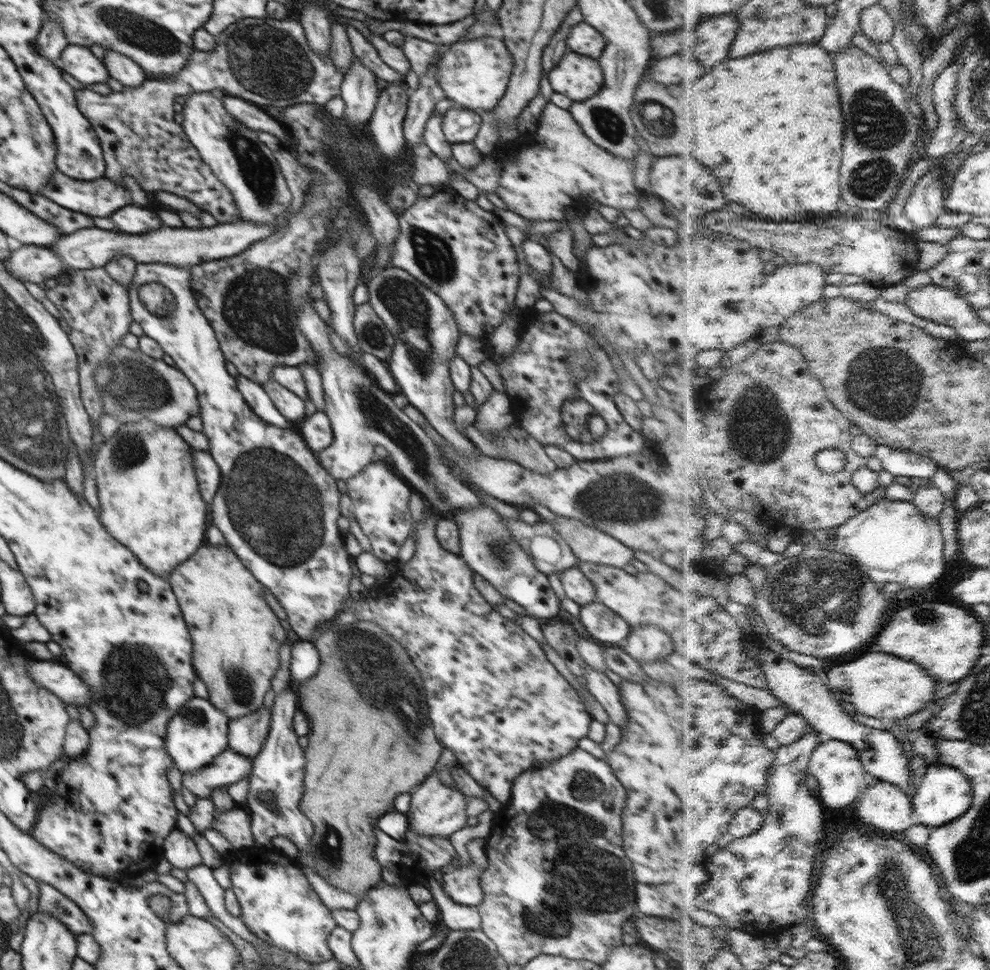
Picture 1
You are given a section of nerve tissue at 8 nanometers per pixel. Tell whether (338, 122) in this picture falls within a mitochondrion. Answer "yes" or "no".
no

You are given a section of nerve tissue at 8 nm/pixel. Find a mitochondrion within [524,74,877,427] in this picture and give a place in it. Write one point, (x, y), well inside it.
(608, 124)

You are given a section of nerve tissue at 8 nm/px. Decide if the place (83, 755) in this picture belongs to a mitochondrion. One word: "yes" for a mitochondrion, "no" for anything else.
no

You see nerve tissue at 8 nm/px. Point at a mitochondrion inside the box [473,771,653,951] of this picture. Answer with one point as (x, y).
(613, 889)

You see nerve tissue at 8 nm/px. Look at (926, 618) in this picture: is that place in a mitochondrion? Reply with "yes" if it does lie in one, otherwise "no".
yes

